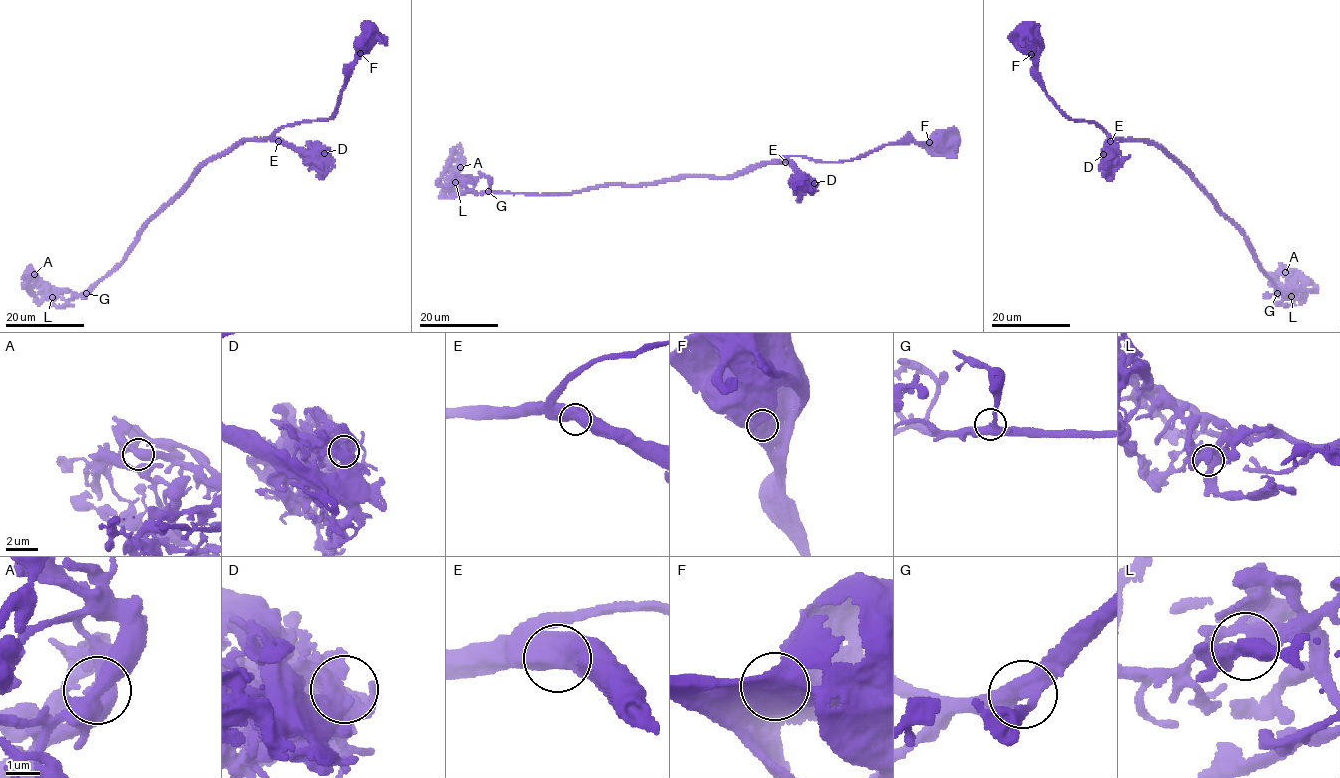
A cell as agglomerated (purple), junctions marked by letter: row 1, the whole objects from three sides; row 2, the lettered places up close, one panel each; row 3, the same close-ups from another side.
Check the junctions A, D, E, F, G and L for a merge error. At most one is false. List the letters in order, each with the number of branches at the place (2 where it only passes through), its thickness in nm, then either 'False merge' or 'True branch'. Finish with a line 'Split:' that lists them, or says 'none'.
A: Branches: 2. Thickness 550 nm. True branch
D: Branches: 2. Thickness 650 nm. True branch
E: Branches: 2. Thickness 700 nm. True branch
F: Branches: 2. Thickness 550 nm. True branch
G: Branches: 3. Thickness 340 nm. True branch
L: Branches: 3. Thickness 280 nm. True branch
Split: none

